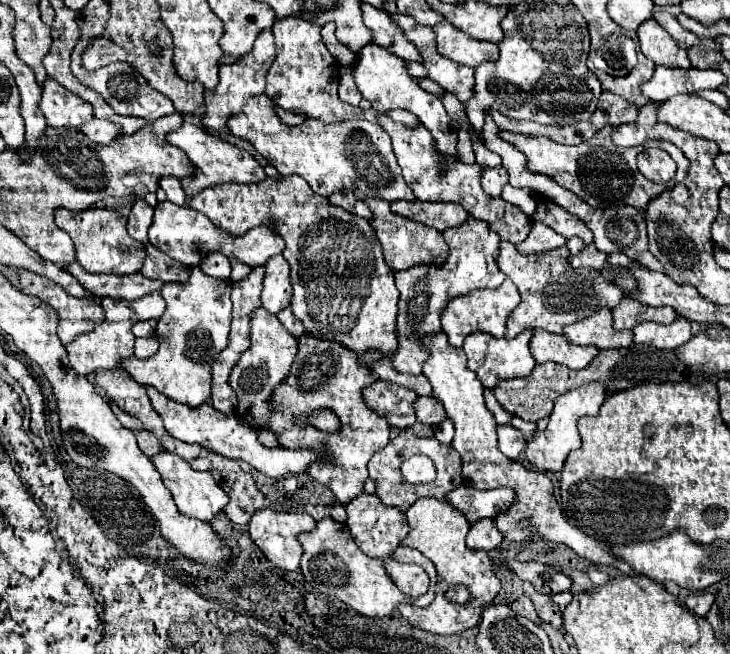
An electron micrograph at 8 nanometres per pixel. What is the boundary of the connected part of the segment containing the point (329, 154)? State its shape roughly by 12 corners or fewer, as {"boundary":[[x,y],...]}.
{"boundary":[[250,98],[226,126],[320,196],[396,200],[390,136],[368,120],[280,122]]}

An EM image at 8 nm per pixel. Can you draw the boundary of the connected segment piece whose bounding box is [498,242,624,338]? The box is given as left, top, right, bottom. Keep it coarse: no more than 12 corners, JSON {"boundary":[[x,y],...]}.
{"boundary":[[500,242],[498,268],[522,302],[506,338],[560,334],[624,292],[568,248],[522,256]]}

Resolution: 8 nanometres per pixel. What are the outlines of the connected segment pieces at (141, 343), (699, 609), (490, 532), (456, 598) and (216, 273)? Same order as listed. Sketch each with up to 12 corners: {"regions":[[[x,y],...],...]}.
{"regions":[[[156,336],[136,338],[134,356],[152,358],[158,352]],[[692,594],[686,606],[698,616],[706,616],[714,602],[712,594]],[[484,518],[472,524],[466,544],[472,550],[498,548],[502,534]],[[458,584],[446,598],[464,604],[470,602],[468,586]],[[220,252],[206,256],[200,266],[214,278],[230,278],[230,260]]]}

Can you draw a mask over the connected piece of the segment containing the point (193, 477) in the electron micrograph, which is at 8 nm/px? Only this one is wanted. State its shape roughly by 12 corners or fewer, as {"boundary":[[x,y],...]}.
{"boundary":[[162,452],[154,466],[188,518],[210,522],[228,502],[212,474]]}

